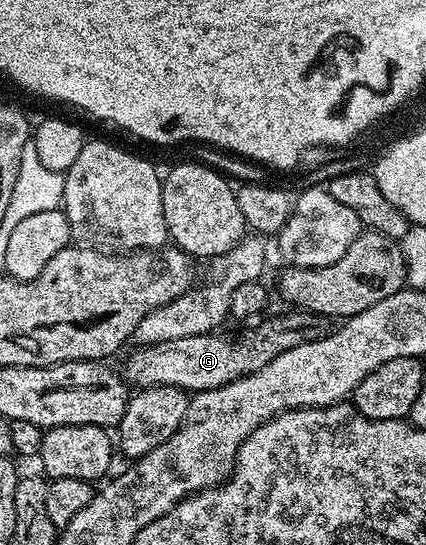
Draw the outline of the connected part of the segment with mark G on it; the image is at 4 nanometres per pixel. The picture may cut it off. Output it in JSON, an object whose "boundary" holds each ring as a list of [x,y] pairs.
{"boundary":[[[303,309],[293,310],[293,315],[284,315],[281,319],[272,319],[237,339],[227,339],[224,333],[209,333],[182,337],[178,341],[155,343],[149,347],[140,345],[128,355],[122,366],[122,375],[133,388],[141,389],[152,386],[174,386],[183,388],[188,393],[218,389],[230,381],[252,375],[258,369],[280,353],[294,349],[298,345],[321,339],[326,333],[325,316],[313,315]]]}

